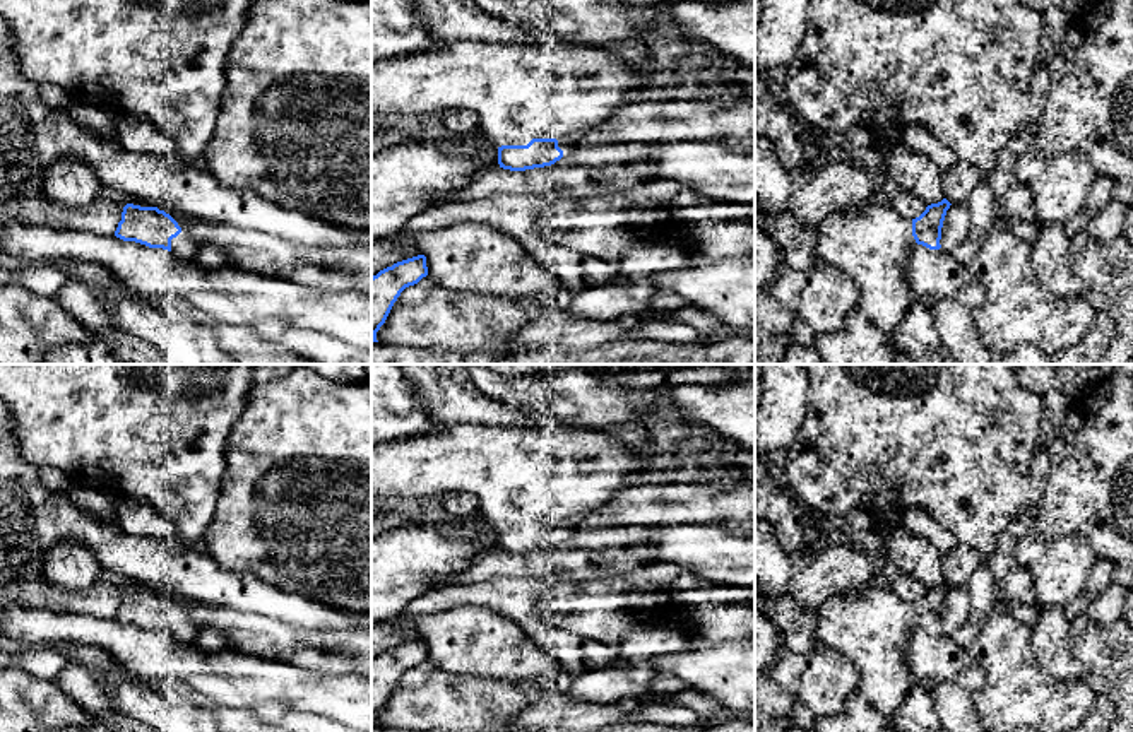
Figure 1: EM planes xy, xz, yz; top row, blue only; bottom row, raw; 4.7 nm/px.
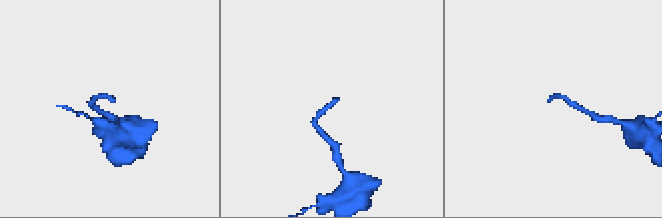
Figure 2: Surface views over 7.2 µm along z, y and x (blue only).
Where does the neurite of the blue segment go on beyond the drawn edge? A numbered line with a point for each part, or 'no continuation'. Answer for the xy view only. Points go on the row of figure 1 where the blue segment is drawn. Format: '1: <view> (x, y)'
1: xy (182, 247)

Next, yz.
1: yz (870, 242)

